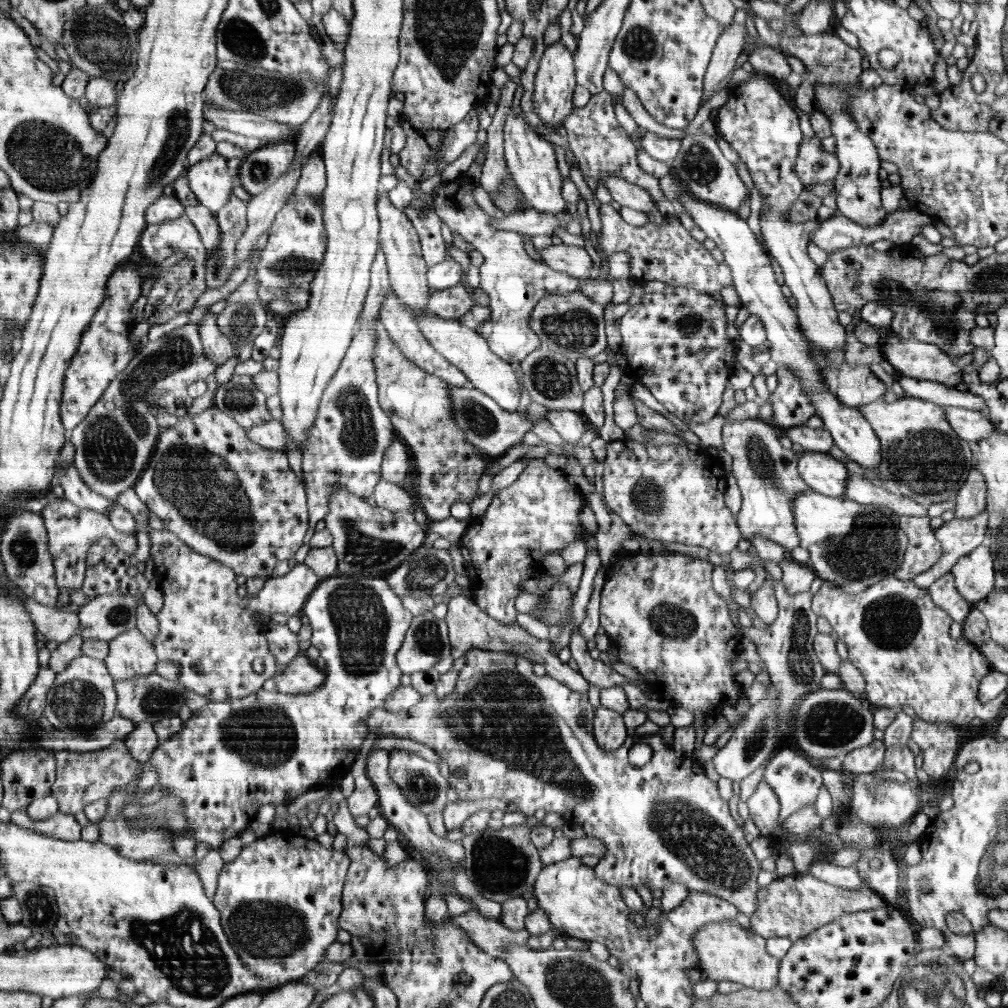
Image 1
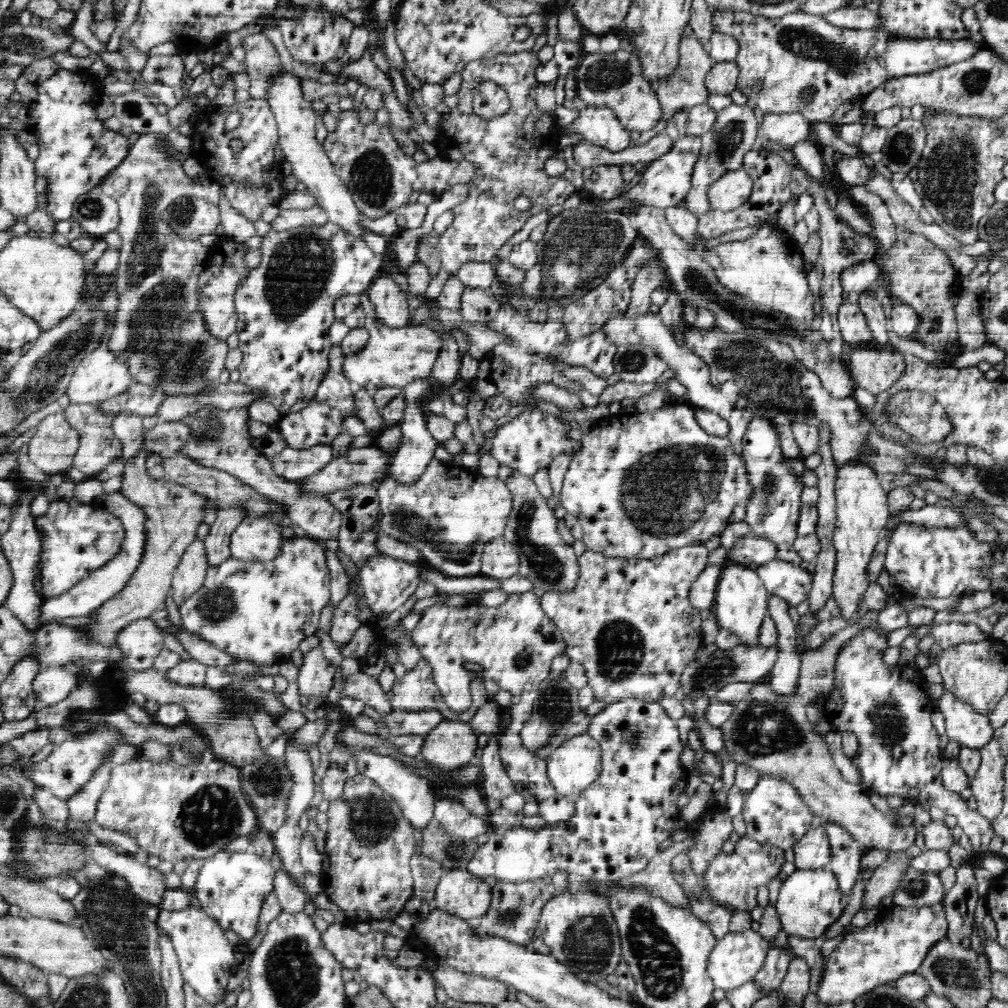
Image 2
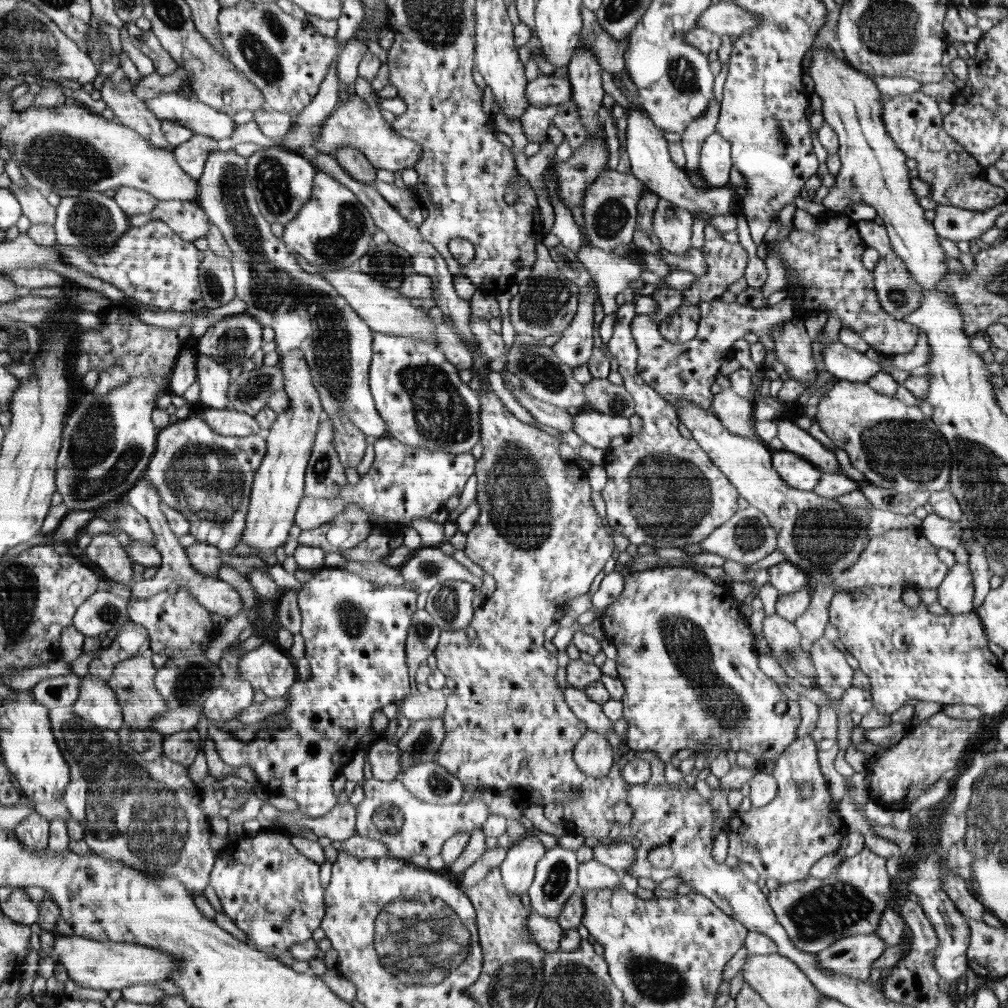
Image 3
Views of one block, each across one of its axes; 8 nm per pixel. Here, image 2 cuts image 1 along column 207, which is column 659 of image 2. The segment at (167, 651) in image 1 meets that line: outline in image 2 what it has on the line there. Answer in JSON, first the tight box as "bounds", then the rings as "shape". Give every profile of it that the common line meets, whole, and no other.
{"bounds":[541,545,708,704],"shape":[[[690,545],[684,548],[673,548],[664,556],[658,556],[650,560],[632,559],[622,557],[604,557],[598,552],[594,552],[587,548],[586,552],[579,558],[581,565],[581,578],[574,591],[558,592],[548,591],[541,597],[542,608],[546,611],[546,615],[554,620],[556,626],[561,630],[564,641],[567,643],[565,653],[572,662],[578,662],[586,670],[588,679],[587,684],[592,687],[596,700],[603,700],[606,704],[616,703],[624,699],[638,699],[646,702],[657,702],[659,698],[674,697],[679,690],[680,675],[686,665],[694,658],[696,651],[700,648],[702,641],[702,612],[690,603],[689,588],[698,579],[702,570],[707,566],[708,550],[704,545]]]}

